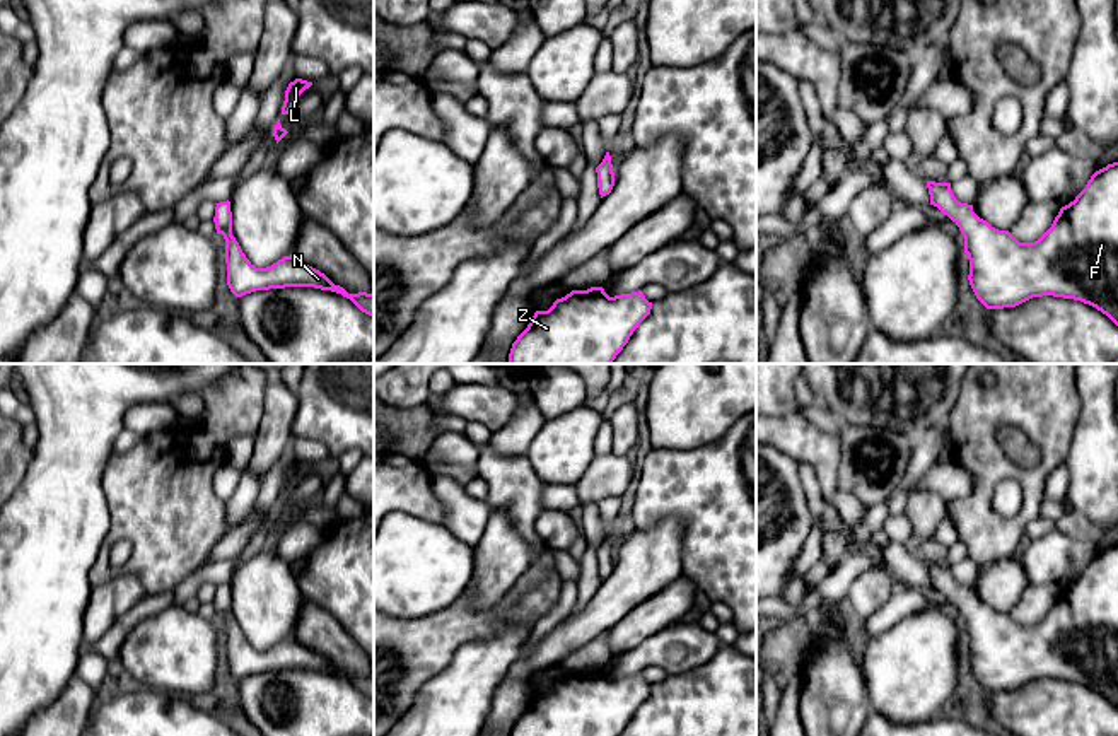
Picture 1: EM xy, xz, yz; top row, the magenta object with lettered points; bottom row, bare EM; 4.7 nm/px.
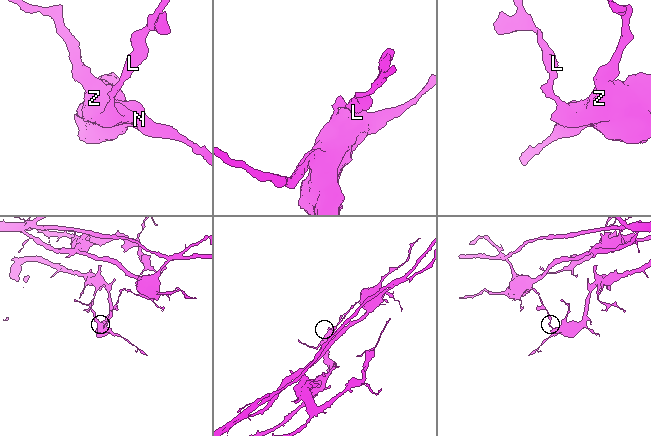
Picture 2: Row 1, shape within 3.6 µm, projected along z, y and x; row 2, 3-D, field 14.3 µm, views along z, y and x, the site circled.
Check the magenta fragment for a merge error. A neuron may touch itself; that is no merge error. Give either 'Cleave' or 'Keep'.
Cleave

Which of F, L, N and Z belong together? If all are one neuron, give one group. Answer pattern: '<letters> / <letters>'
F N Z / L

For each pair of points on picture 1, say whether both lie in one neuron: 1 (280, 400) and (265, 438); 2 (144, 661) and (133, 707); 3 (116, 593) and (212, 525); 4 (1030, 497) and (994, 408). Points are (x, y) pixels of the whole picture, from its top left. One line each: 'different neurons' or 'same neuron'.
1: same neuron
2: different neurons
3: different neurons
4: same neuron

